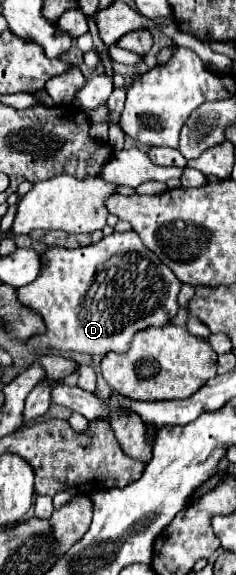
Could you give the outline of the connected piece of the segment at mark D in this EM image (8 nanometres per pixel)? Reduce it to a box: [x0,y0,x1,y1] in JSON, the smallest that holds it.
[17,230,181,354]

